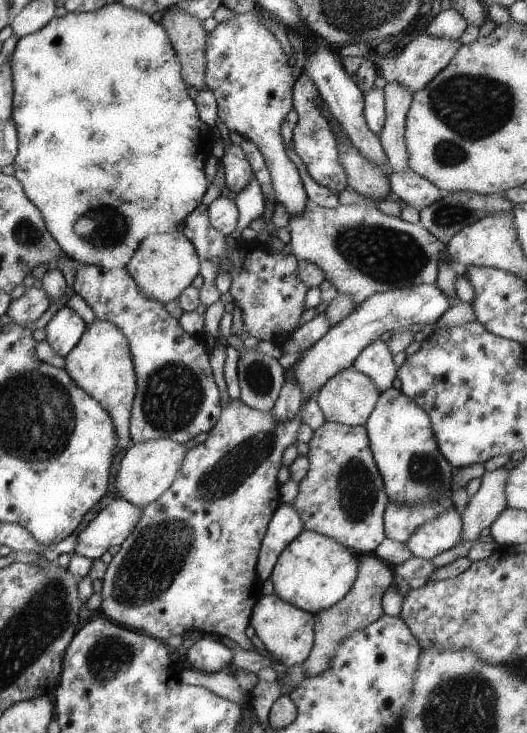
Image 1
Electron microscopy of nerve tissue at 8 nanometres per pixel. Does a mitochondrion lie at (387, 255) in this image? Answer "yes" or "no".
yes

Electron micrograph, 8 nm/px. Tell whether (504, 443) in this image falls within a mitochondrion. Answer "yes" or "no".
no

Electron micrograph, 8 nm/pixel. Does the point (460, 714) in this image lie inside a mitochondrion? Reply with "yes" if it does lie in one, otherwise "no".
yes

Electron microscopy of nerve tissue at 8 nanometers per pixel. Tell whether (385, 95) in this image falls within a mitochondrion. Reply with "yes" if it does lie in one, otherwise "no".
no

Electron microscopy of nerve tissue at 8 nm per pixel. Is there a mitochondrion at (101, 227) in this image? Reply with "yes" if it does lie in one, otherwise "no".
yes

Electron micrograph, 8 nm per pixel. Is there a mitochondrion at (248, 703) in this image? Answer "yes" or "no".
no

